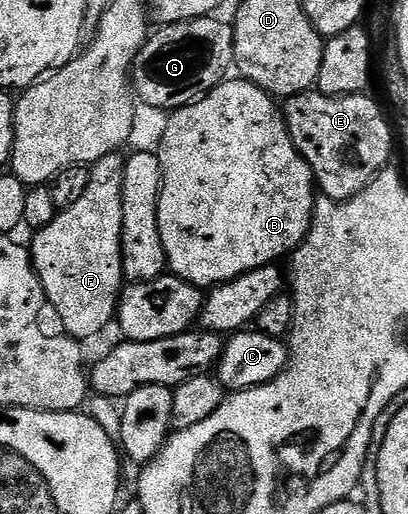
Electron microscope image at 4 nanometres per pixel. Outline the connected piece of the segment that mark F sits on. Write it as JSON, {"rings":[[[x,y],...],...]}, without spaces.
{"rings":[[[121,151],[100,158],[90,168],[88,190],[80,197],[76,206],[61,209],[58,216],[48,226],[33,233],[34,244],[29,245],[30,258],[34,269],[44,286],[44,294],[51,309],[58,311],[62,319],[65,335],[74,337],[79,342],[87,342],[98,336],[109,324],[113,325],[118,310],[118,297],[122,295],[124,277],[122,274],[122,187],[126,156]]]}

